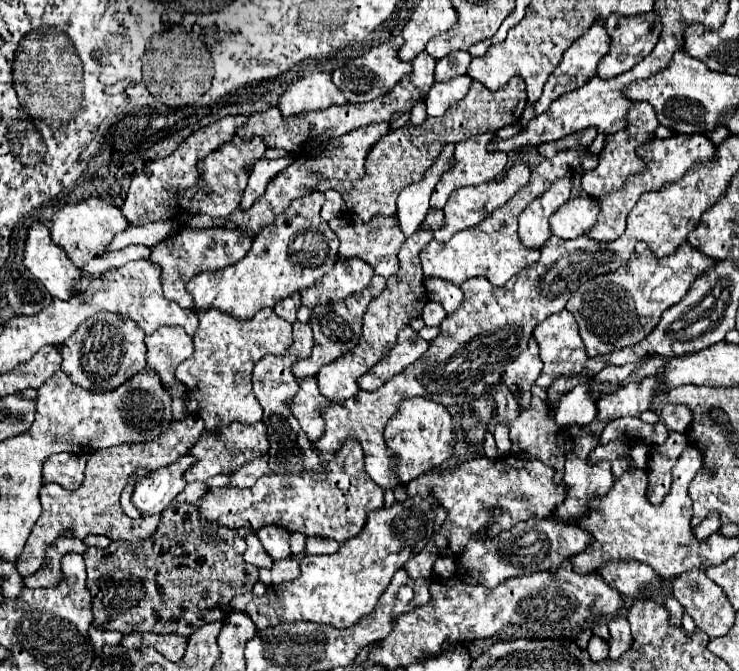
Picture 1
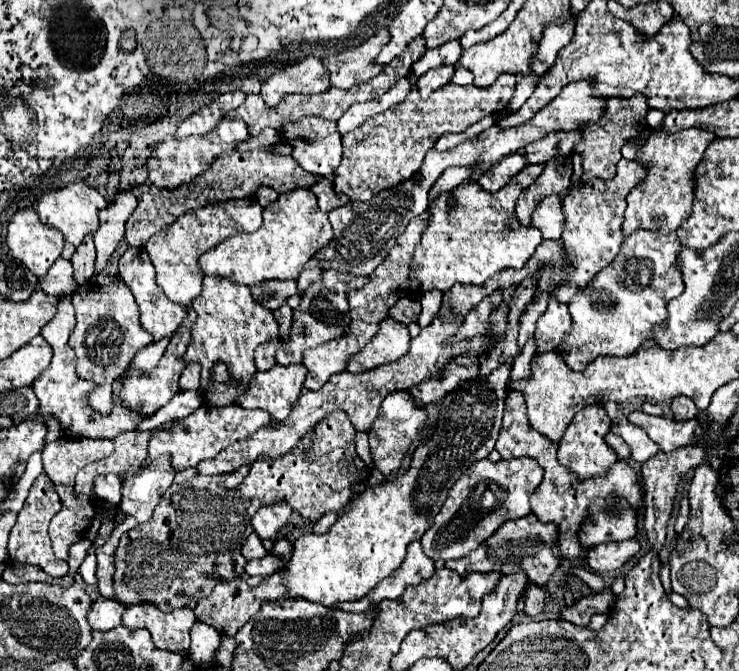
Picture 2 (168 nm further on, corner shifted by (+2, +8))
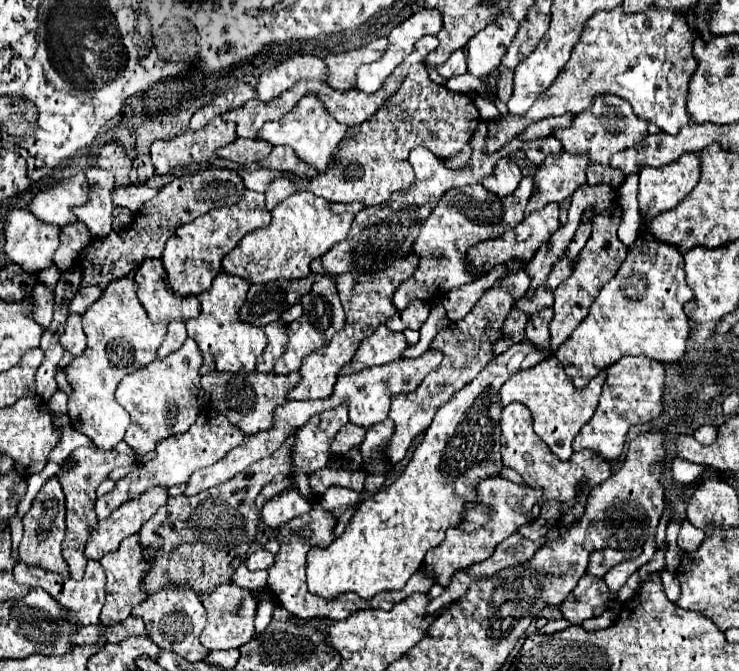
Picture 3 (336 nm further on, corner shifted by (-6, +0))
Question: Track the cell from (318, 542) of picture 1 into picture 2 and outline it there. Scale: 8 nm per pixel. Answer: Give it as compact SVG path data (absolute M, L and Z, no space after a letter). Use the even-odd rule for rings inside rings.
M328 511L324 517L320 517L320 519L314 523L314 527L312 527L314 533L326 533L326 531L330 529L330 525L336 521L336 517L338 517L338 515L336 515L334 511Z

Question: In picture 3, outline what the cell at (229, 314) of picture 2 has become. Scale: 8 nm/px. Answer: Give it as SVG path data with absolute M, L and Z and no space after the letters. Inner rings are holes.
M220 273L212 287L198 295L202 311L196 319L186 321L188 335L198 343L202 355L212 355L218 371L256 371L256 359L262 355L268 345L266 333L262 327L244 323L240 319L240 305L244 305L248 293L248 283L232 275Z

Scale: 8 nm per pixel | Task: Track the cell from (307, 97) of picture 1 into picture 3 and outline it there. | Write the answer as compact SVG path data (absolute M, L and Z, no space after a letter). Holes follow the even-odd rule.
M292 55L288 61L260 75L256 87L258 99L270 103L272 99L276 99L276 95L282 95L284 91L288 91L288 87L294 87L300 79L320 79L328 83L328 71L322 59L310 55Z

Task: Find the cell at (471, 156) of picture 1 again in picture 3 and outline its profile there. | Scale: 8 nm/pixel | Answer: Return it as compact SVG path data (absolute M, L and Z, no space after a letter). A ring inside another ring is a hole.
M410 253L402 259L398 259L396 265L392 269L386 269L382 275L374 273L374 275L362 275L362 277L352 279L348 273L344 273L344 275L336 277L338 295L340 295L340 301L342 301L344 311L346 311L346 327L340 333L336 333L326 347L322 347L320 351L314 351L314 353L304 357L302 367L300 367L302 381L294 389L290 389L288 399L314 401L314 399L330 397L332 387L334 387L334 383L340 375L340 369L346 367L352 361L352 355L356 353L356 347L362 343L362 339L372 335L372 331L376 331L378 325L386 323L396 313L396 307L392 307L392 295L390 293L404 279L408 279L408 275L412 275L412 271L416 271L418 261L420 261L418 255Z

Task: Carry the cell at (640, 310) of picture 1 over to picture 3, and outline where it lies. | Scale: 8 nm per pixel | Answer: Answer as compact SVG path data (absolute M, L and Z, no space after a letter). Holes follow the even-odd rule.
M640 233L628 247L628 259L604 285L584 323L580 323L580 327L576 327L576 331L558 347L556 357L576 387L586 387L600 369L626 355L644 355L662 363L678 361L686 351L690 331L682 307L692 297L692 289L684 279L680 249L654 239L654 235Z

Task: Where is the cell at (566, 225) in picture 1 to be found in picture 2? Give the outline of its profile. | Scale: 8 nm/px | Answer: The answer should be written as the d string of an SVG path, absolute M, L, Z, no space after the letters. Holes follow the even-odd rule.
M550 195L548 199L540 201L540 207L532 213L532 227L540 229L544 239L560 239L560 231L564 225L562 201L558 195Z

